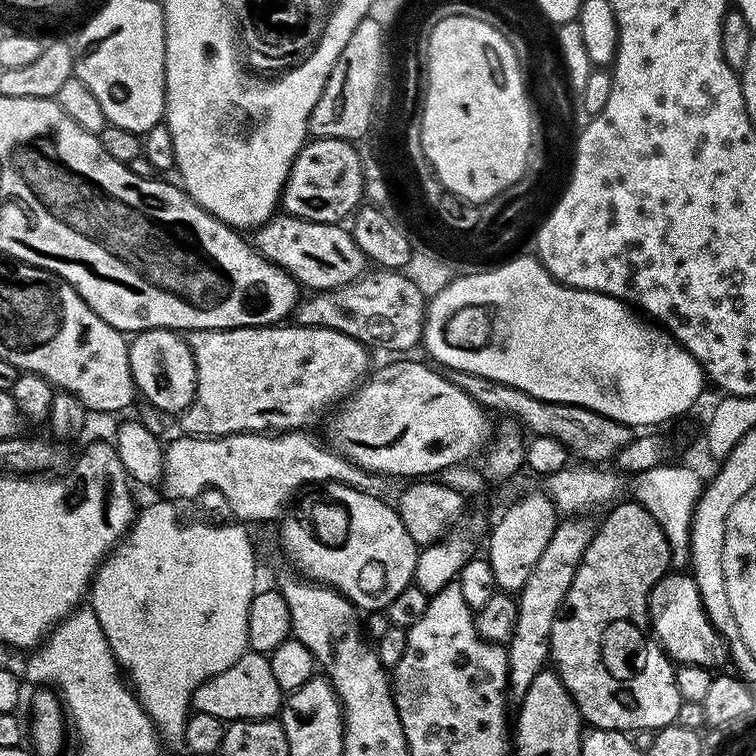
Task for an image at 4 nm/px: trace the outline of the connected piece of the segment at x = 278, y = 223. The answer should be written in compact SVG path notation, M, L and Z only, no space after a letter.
M276 214L255 229L254 236L254 247L260 255L289 272L297 285L304 287L305 284L312 288L308 290L316 292L330 292L359 280L370 264L368 257L358 250L358 242L354 242L351 231L340 224L310 222L297 216Z

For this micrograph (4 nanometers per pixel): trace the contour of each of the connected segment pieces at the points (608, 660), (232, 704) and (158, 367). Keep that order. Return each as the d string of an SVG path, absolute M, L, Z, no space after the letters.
M635 502L619 504L620 503L617 503L615 506L607 509L606 515L608 515L608 517L606 517L601 524L598 524L598 527L592 533L590 546L586 546L586 554L574 574L574 582L570 582L570 590L566 594L564 604L560 607L560 612L556 616L554 626L550 630L548 647L550 649L551 667L560 675L562 682L566 686L566 690L572 695L572 701L578 706L581 717L583 717L591 727L637 734L636 732L642 731L643 728L659 730L667 726L667 724L676 723L676 715L682 703L680 695L678 694L678 686L676 685L676 668L672 661L669 660L668 655L660 649L660 644L655 636L653 636L652 629L648 623L648 599L650 598L650 590L669 571L670 565L674 560L674 554L668 545L668 537L665 536L663 530L658 526L658 522L654 518L654 514L650 514L650 510L646 510L641 504Z
M247 651L222 674L214 674L202 682L192 695L192 708L202 714L214 714L225 722L234 720L267 720L275 717L282 707L282 693L270 670L268 656L262 652Z
M151 328L137 332L128 345L128 361L136 391L160 412L184 414L196 399L196 358L187 339L170 328Z

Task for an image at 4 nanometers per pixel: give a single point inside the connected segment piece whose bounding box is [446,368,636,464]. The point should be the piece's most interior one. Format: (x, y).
(592, 437)

